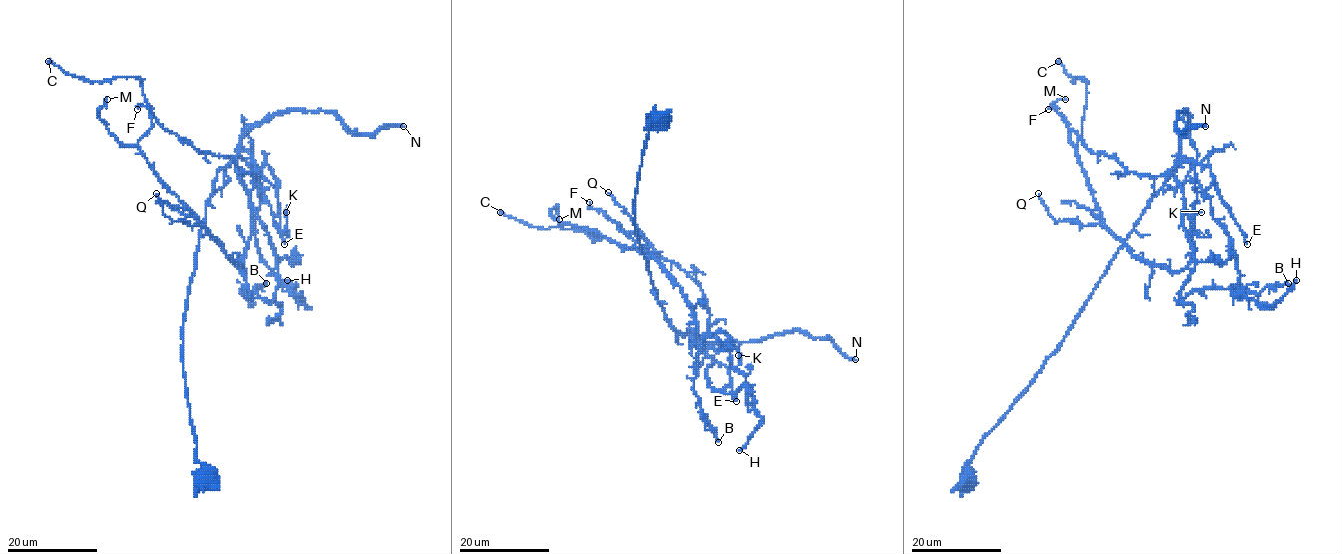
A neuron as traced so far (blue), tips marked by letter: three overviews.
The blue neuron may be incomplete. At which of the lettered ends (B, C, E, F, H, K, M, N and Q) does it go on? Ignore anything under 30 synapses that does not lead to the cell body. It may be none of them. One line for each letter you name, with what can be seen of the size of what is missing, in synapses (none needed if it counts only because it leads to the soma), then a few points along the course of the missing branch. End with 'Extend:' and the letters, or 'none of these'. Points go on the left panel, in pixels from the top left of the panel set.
N: 200 syn
Extend: N

